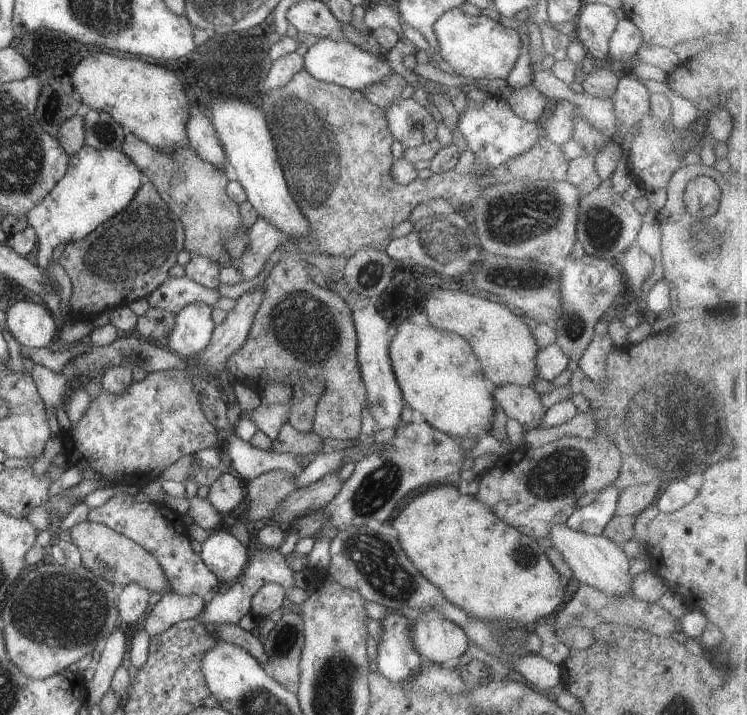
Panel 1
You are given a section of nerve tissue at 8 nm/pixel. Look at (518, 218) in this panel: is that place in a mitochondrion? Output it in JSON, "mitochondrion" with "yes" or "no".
{"mitochondrion":"yes"}

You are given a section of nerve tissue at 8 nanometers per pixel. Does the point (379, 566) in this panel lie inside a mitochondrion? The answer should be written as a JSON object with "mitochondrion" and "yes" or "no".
{"mitochondrion":"yes"}

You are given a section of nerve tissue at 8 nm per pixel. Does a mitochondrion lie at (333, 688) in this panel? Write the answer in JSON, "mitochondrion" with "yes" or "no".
{"mitochondrion":"yes"}

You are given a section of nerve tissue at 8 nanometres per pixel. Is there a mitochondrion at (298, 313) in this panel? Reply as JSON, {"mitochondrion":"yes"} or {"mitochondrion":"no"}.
{"mitochondrion":"yes"}

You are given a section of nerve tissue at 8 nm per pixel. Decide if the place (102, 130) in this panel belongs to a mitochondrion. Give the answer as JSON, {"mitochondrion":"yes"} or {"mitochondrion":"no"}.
{"mitochondrion":"yes"}

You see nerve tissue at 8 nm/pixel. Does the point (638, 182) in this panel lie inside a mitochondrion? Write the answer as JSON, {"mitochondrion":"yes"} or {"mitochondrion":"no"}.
{"mitochondrion":"no"}

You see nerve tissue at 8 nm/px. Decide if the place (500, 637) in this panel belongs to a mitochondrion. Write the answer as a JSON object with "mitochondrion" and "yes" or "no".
{"mitochondrion":"yes"}

